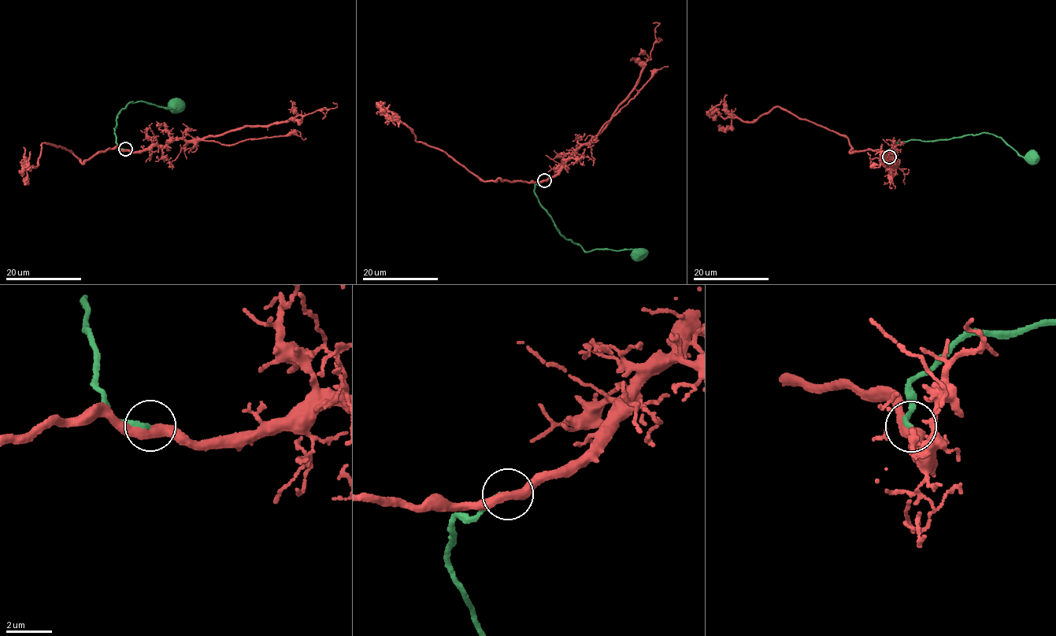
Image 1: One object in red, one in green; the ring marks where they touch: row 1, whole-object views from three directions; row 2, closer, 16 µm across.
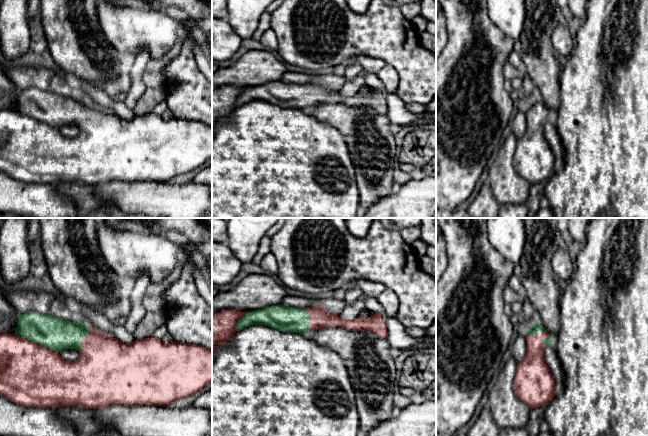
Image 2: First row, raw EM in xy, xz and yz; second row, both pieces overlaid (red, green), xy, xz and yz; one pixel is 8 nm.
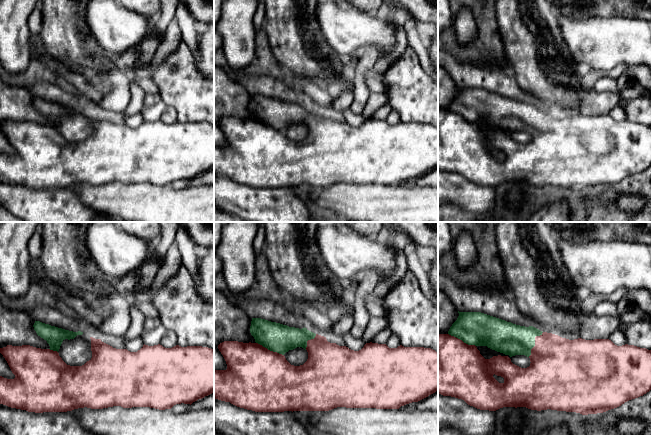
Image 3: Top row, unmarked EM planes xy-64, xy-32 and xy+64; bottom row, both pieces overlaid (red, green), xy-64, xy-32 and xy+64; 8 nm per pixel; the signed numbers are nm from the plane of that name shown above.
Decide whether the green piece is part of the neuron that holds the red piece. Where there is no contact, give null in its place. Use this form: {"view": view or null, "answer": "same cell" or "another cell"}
{"view": "xy", "answer": "same cell"}

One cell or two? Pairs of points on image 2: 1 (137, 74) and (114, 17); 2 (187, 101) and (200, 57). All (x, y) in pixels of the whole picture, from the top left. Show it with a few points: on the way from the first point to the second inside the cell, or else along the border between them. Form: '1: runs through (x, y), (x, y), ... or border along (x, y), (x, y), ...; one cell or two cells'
1: border along (147, 48), (135, 52), (135, 61), (128, 73); two cells
2: border along (186, 45), (190, 48), (201, 72); two cells

